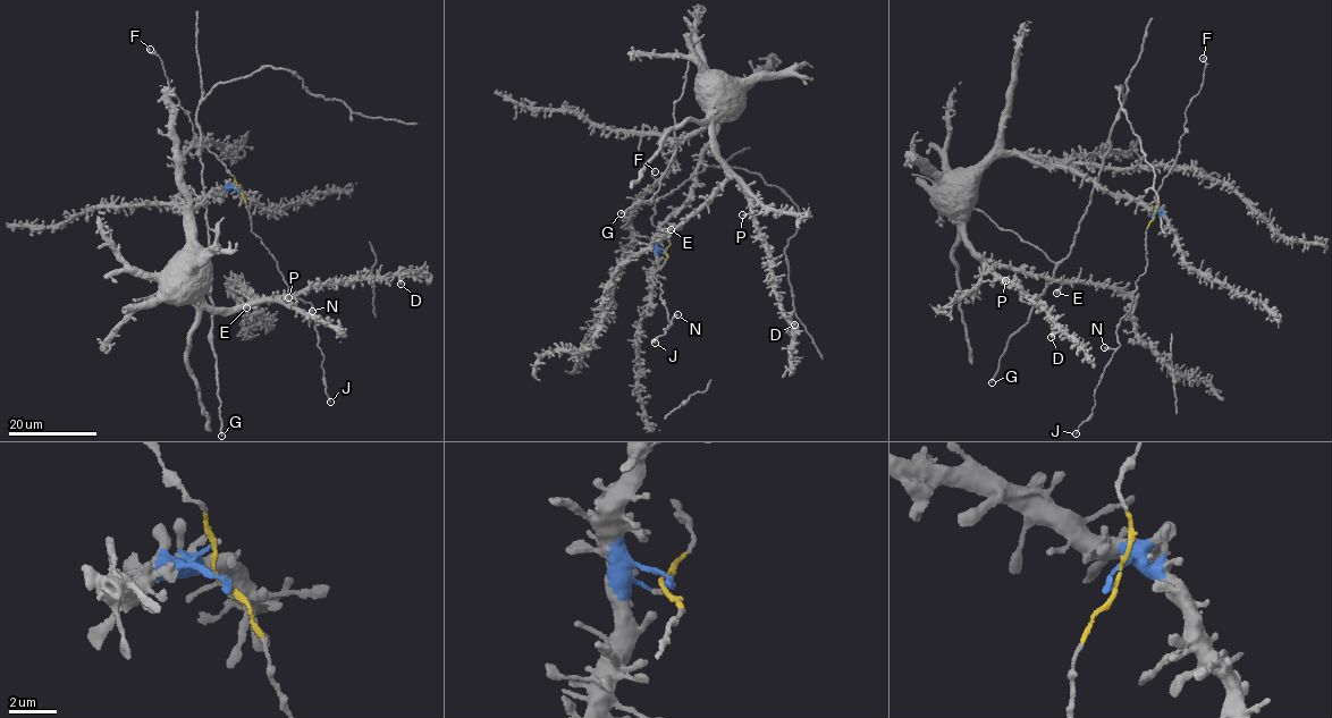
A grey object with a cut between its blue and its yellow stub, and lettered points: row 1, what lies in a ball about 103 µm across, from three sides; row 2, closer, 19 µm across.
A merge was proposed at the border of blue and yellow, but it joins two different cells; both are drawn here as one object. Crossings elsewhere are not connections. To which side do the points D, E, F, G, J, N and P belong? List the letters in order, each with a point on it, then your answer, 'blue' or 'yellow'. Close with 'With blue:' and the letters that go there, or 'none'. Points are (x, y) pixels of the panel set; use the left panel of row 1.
D: (401, 284) | blue
E: (246, 307) | blue
F: (150, 49) | yellow
G: (221, 436) | blue
J: (330, 402) | yellow
N: (312, 311) | yellow
P: (288, 297) | blue
With blue: D, E, G, P

